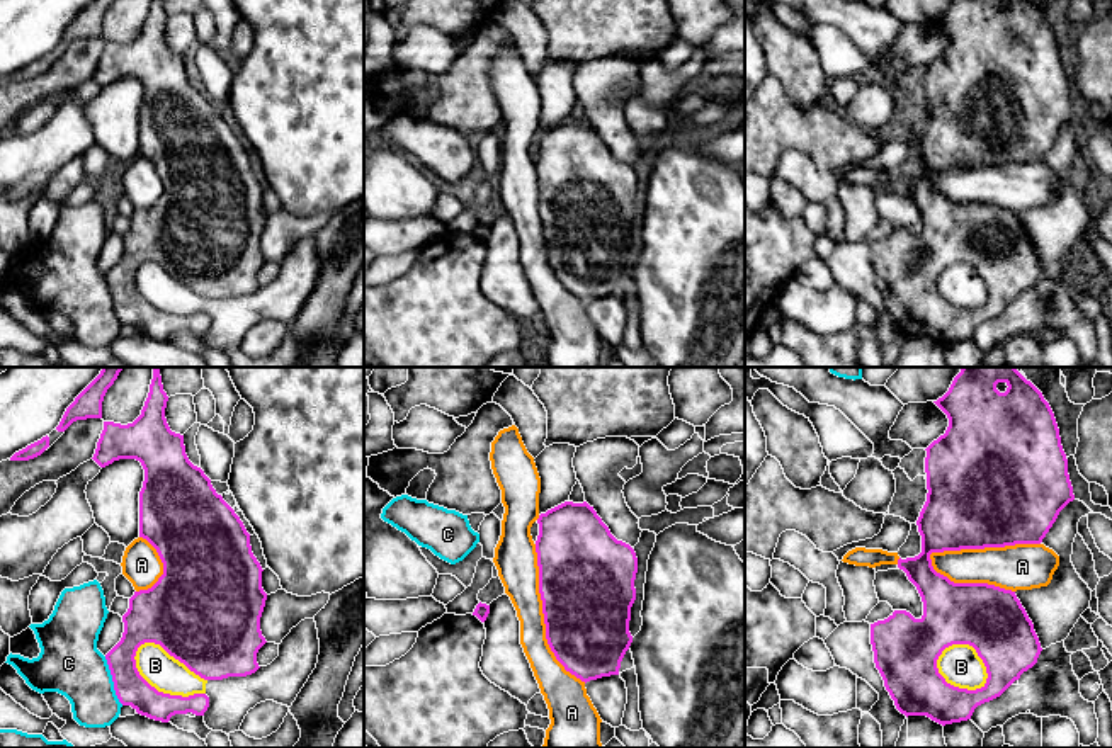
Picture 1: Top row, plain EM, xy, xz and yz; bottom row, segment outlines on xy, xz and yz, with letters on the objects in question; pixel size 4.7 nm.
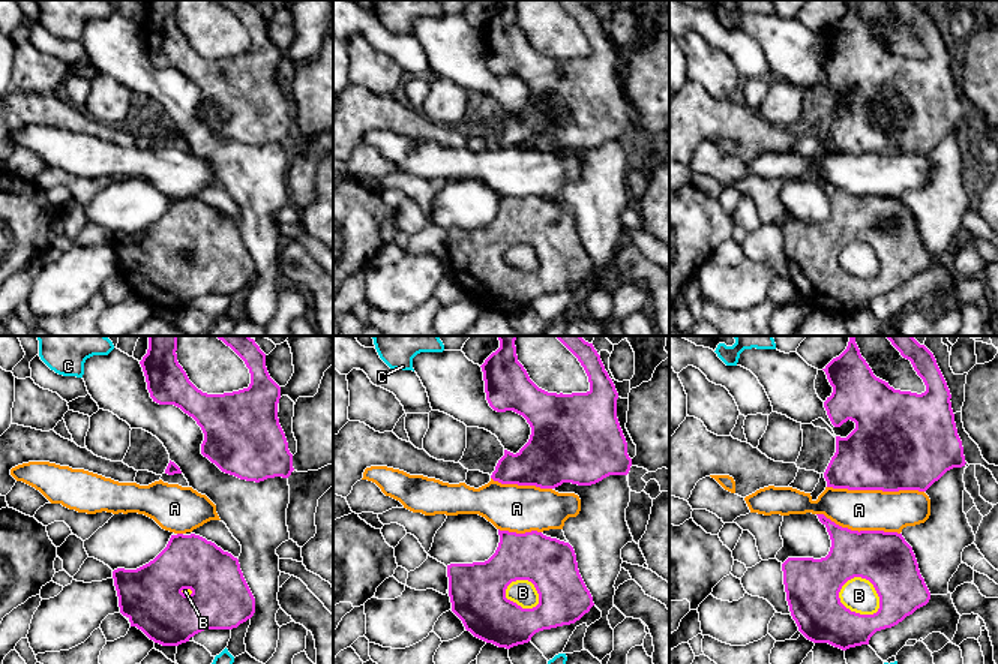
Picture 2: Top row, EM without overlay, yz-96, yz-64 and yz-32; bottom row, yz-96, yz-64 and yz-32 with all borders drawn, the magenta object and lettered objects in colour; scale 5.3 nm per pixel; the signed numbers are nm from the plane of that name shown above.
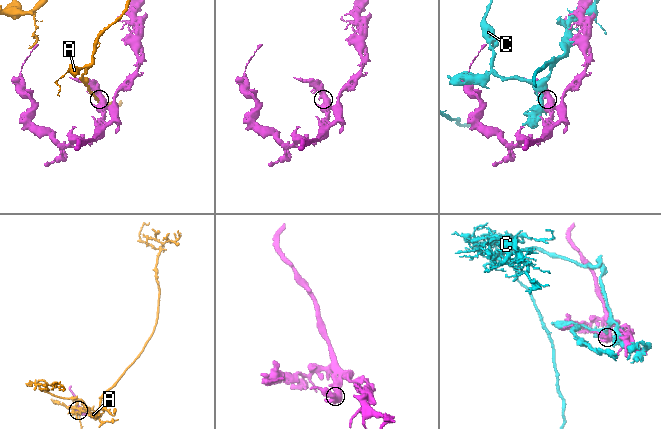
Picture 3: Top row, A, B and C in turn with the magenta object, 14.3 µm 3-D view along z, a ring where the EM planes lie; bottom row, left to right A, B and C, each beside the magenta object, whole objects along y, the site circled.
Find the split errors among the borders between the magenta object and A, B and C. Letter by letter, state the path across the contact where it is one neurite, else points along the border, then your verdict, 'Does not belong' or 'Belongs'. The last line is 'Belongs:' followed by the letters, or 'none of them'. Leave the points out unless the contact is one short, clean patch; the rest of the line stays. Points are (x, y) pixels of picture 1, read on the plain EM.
A: Does not belong
B: Does not belong
C: Does not belong
Belongs: none of them

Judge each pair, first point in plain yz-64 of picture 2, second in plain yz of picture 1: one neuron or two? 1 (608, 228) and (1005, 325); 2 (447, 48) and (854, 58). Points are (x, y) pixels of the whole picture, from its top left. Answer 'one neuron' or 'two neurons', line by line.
1: two neurons
2: two neurons

